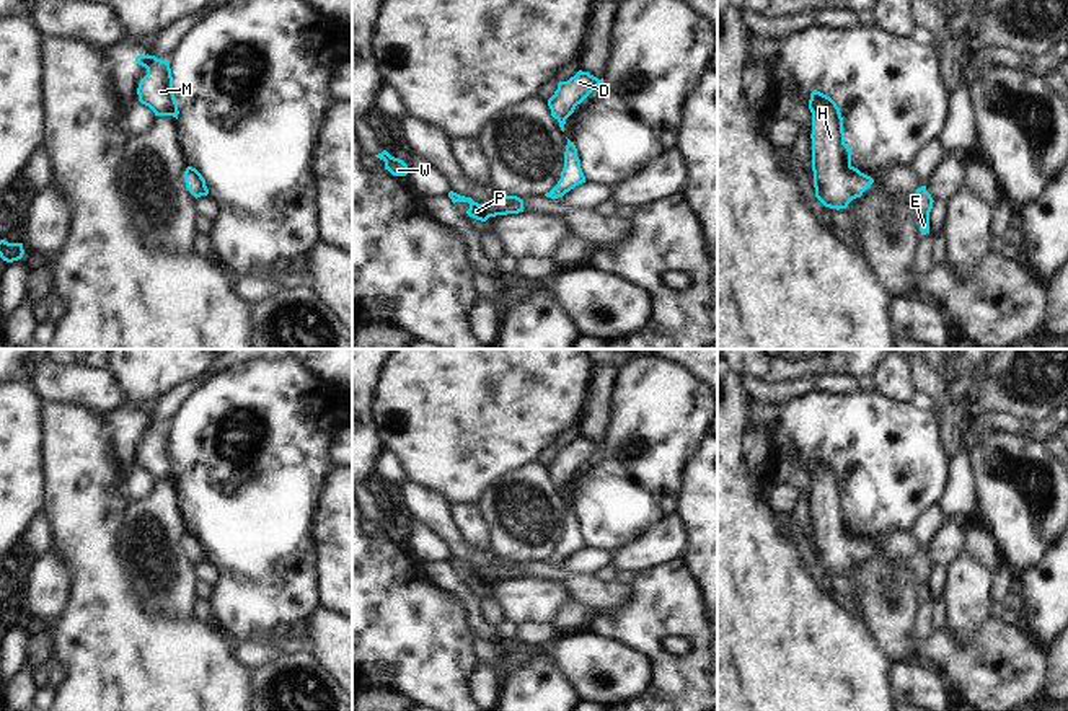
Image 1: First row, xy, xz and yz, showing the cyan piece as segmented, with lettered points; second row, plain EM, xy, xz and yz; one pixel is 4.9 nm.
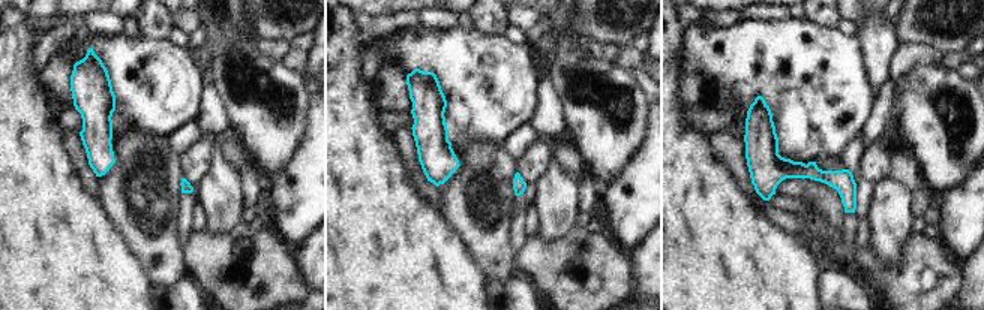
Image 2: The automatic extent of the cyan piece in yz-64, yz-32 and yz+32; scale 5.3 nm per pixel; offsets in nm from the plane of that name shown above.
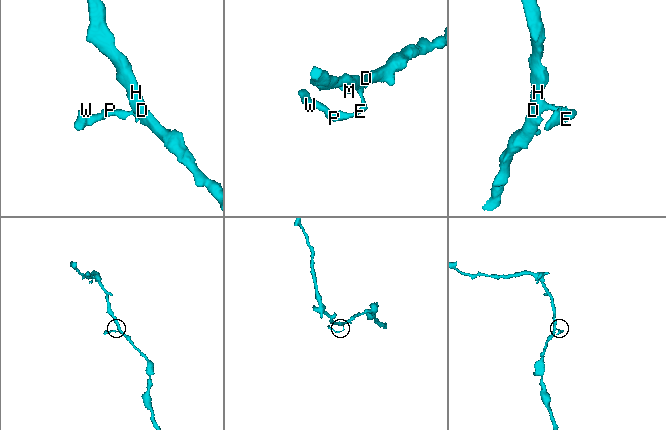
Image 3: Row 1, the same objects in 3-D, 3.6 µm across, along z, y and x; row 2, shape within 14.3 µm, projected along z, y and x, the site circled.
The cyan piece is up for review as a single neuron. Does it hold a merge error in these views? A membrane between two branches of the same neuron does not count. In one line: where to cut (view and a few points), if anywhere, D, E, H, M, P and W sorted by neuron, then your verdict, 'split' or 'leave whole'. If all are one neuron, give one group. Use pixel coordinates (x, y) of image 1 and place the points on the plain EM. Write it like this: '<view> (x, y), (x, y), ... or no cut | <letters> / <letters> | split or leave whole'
no cut | D E H M P W | leave whole

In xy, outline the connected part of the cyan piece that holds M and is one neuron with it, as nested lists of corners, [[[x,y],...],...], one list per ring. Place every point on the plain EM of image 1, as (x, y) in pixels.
[[[147,419],[137,421],[135,427],[147,434],[147,440],[137,453],[139,466],[148,471],[155,481],[173,481],[178,484],[179,476],[173,458],[170,426]]]

